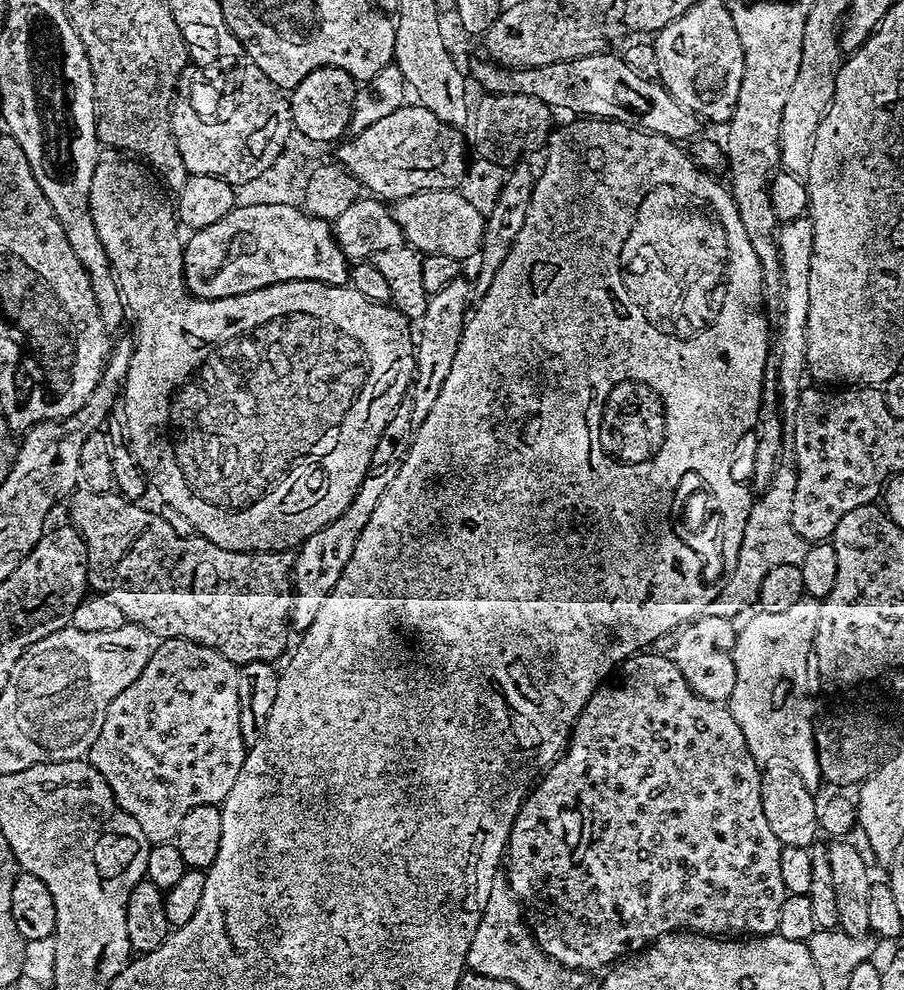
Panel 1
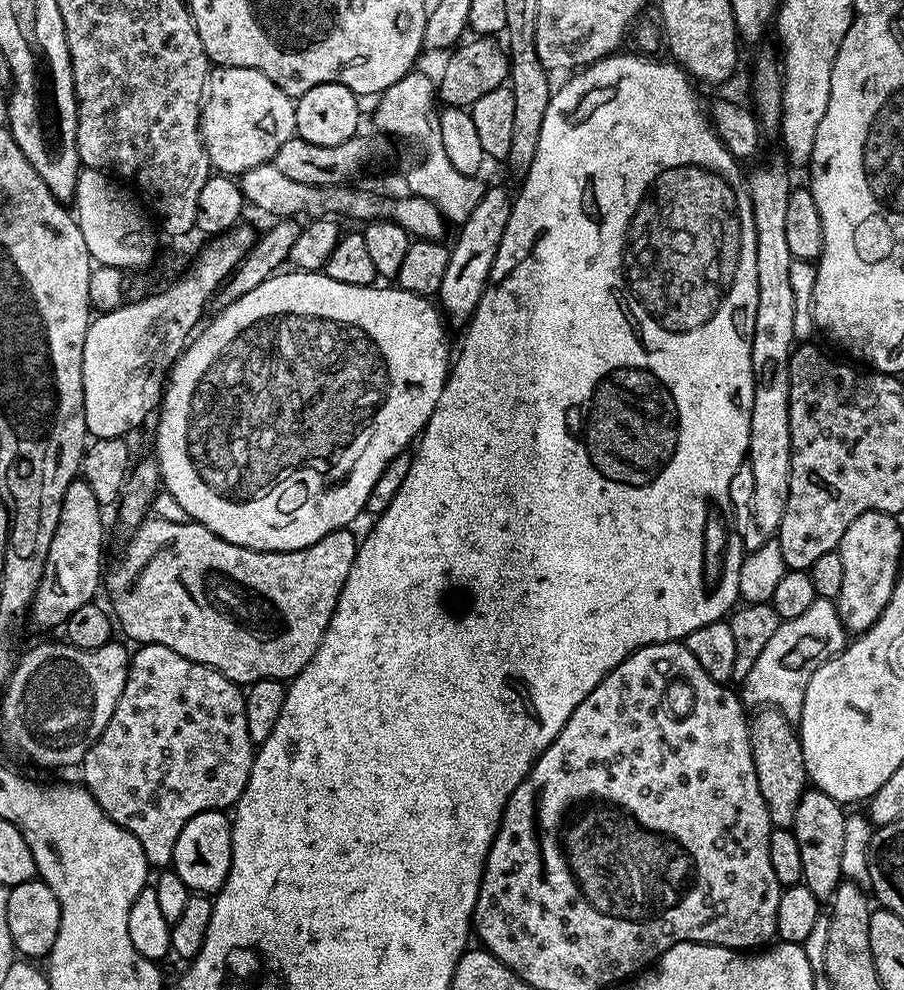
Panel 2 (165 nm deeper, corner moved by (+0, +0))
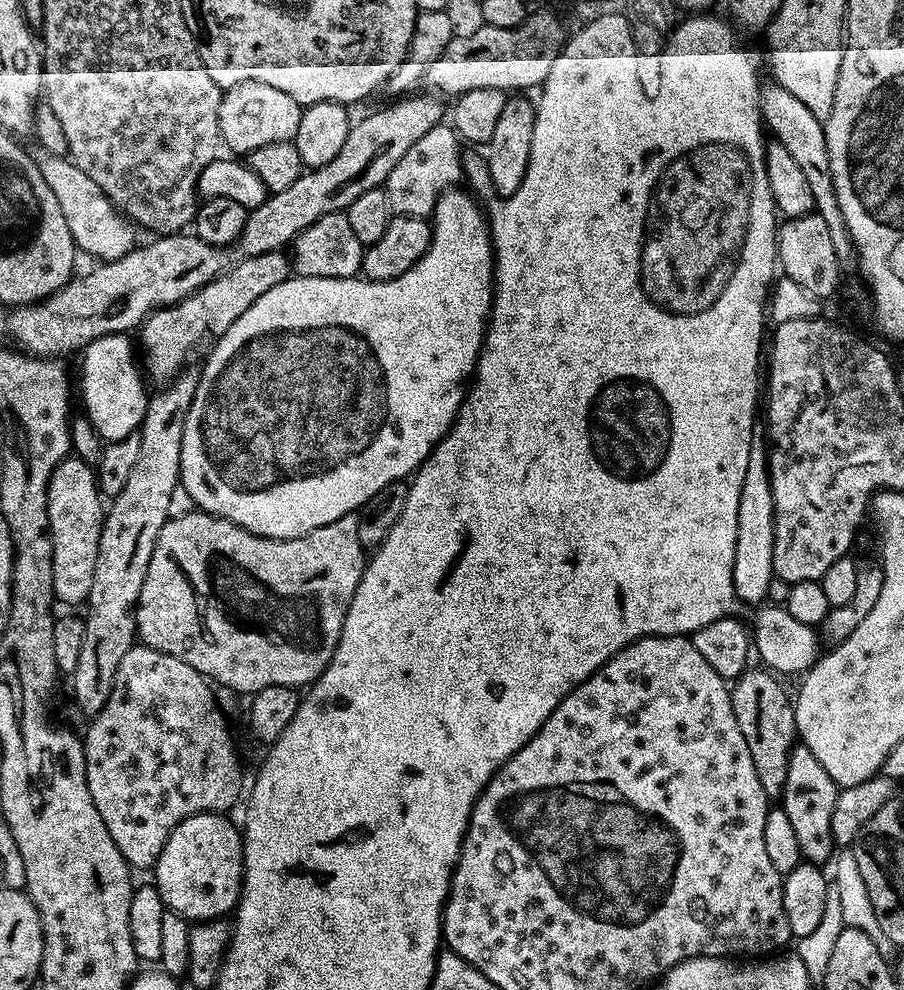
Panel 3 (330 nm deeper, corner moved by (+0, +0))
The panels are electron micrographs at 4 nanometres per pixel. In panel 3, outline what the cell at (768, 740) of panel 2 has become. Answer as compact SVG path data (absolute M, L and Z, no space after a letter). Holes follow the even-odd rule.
M745 670L731 685L734 718L738 718L742 738L746 738L746 746L750 746L750 758L754 761L758 782L762 782L762 790L766 790L770 798L780 798L783 797L786 786L790 754L798 740L794 700L771 671L752 671Z

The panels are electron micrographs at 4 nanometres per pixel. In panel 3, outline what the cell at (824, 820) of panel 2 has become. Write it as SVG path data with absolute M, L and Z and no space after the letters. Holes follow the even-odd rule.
M803 742L797 743L792 749L786 770L786 786L782 797L782 807L786 818L790 818L795 836L798 837L798 850L801 857L809 864L824 866L827 865L827 860L829 863L833 859L834 841L830 830L830 818L834 818L834 802L837 791L838 786L834 782L834 778L830 778L830 774L826 774L826 766L822 766L822 762L818 762L818 758L814 758L812 751Z

